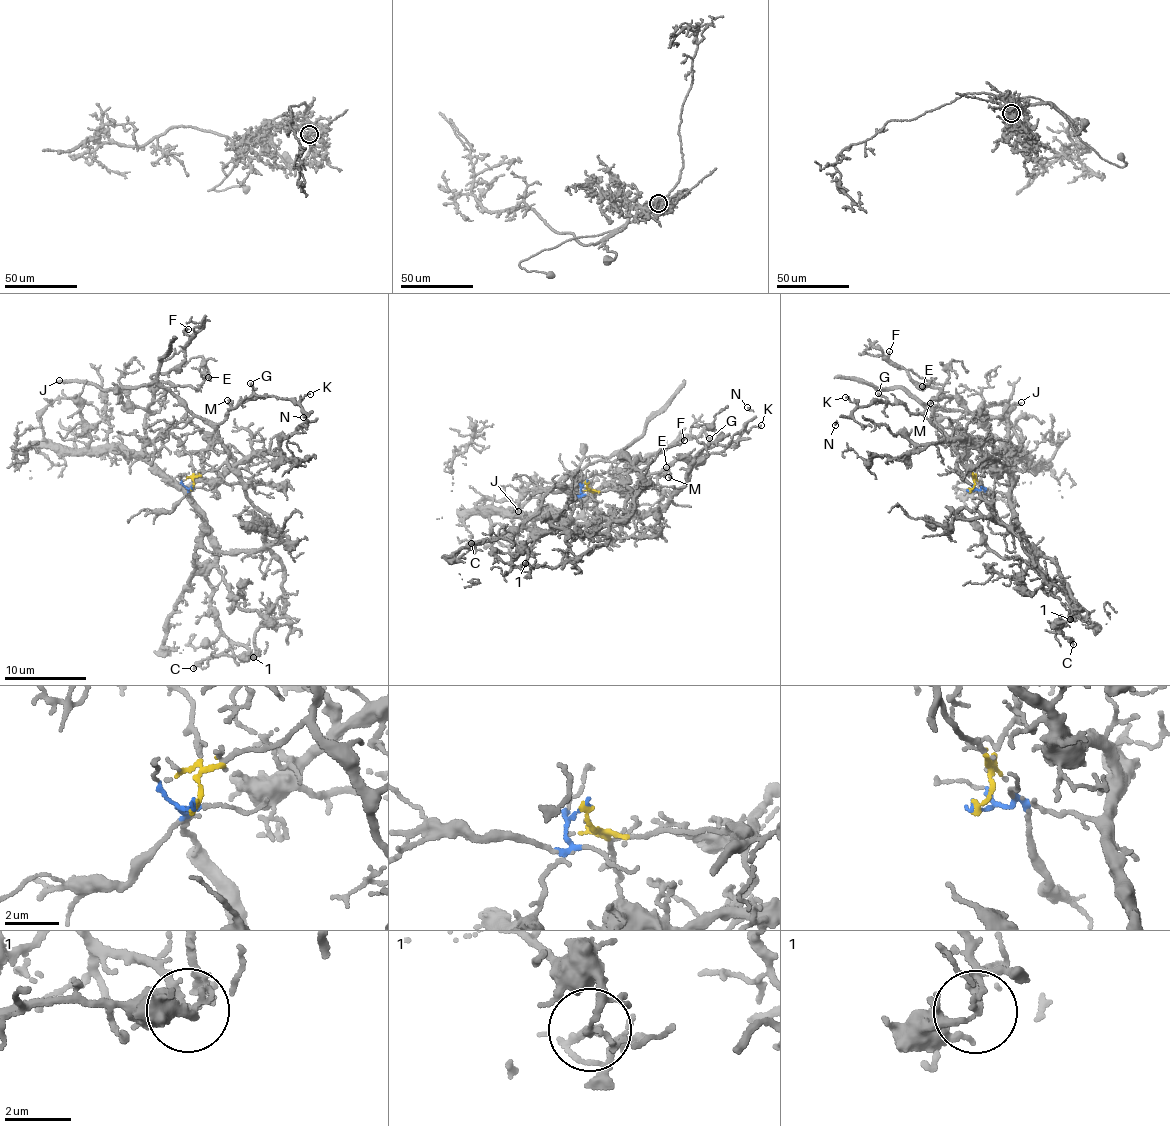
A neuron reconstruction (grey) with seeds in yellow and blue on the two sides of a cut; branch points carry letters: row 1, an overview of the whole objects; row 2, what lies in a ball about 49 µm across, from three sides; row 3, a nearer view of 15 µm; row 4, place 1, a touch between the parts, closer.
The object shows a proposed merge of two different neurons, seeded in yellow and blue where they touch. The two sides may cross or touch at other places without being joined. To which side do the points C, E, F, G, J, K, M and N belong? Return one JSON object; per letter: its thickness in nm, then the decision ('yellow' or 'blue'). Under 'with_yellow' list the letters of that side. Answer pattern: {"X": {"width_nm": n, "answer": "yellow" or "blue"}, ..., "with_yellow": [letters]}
{"C": {"width_nm": 320, "answer": "blue"}, "E": {"width_nm": 130, "answer": "blue"}, "F": {"width_nm": 160, "answer": "blue"}, "G": {"width_nm": 150, "answer": "yellow"}, "J": {"width_nm": 200, "answer": "yellow"}, "K": {"width_nm": 110, "answer": "yellow"}, "M": {"width_nm": 110, "answer": "yellow"}, "N": {"width_nm": 130, "answer": "yellow"}, "with_yellow": ["G", "J", "K", "M", "N"]}

